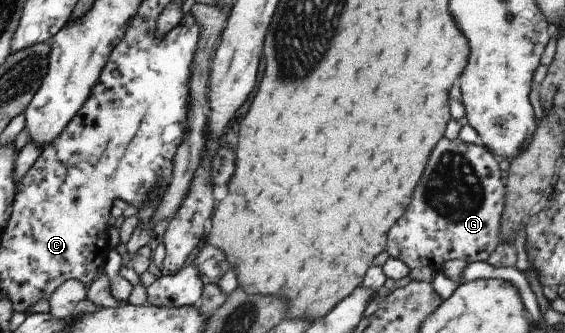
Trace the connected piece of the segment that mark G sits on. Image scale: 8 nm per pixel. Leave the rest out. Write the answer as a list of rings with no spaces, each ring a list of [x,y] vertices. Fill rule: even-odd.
[[[446,137],[440,138],[438,144],[434,146],[434,150],[430,152],[430,158],[428,158],[428,162],[426,162],[426,170],[422,172],[422,178],[418,180],[418,186],[414,188],[414,194],[412,194],[412,200],[410,200],[408,208],[388,229],[385,250],[389,256],[401,260],[409,269],[427,266],[434,272],[440,271],[444,262],[455,258],[464,260],[464,262],[467,262],[468,266],[474,261],[485,261],[488,255],[496,248],[496,245],[500,243],[498,242],[497,234],[505,196],[505,188],[503,186],[503,181],[500,179],[500,171],[501,170],[498,169],[498,159],[484,145],[464,143],[462,140],[458,139],[458,137],[452,140],[448,140]]]

